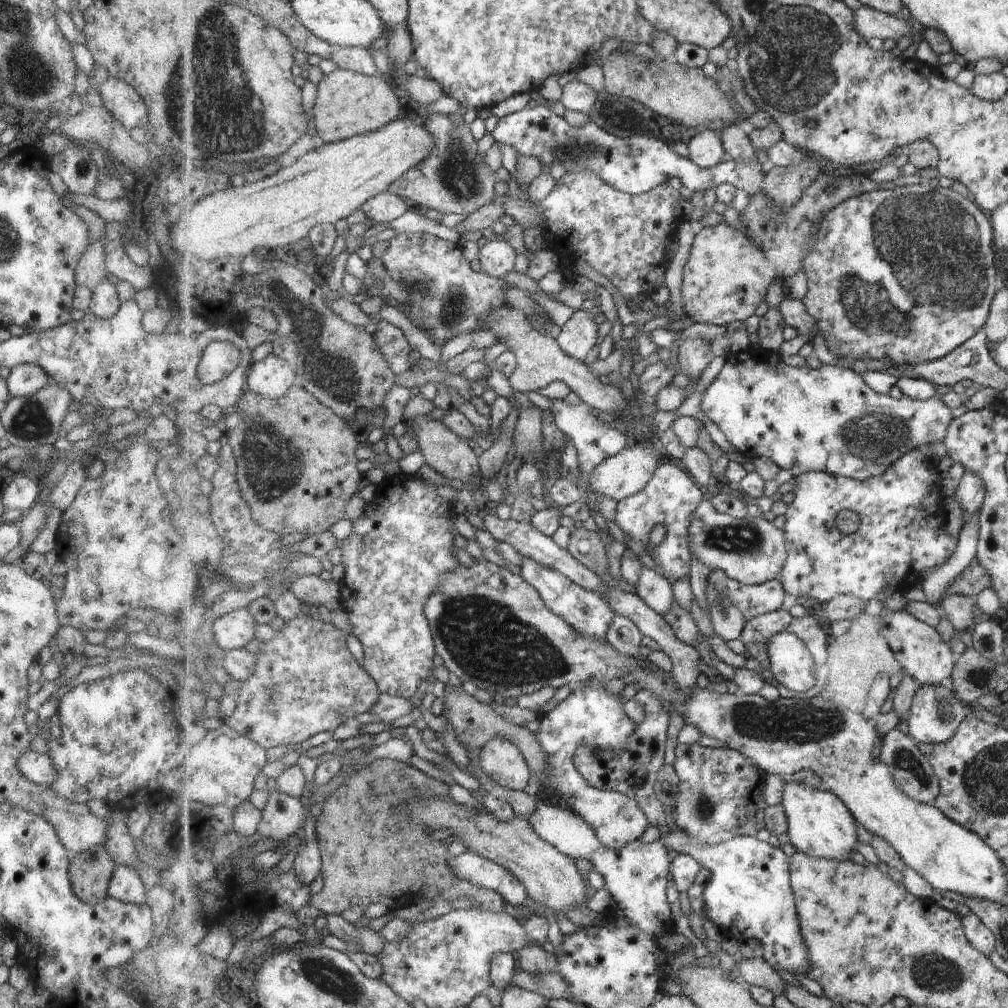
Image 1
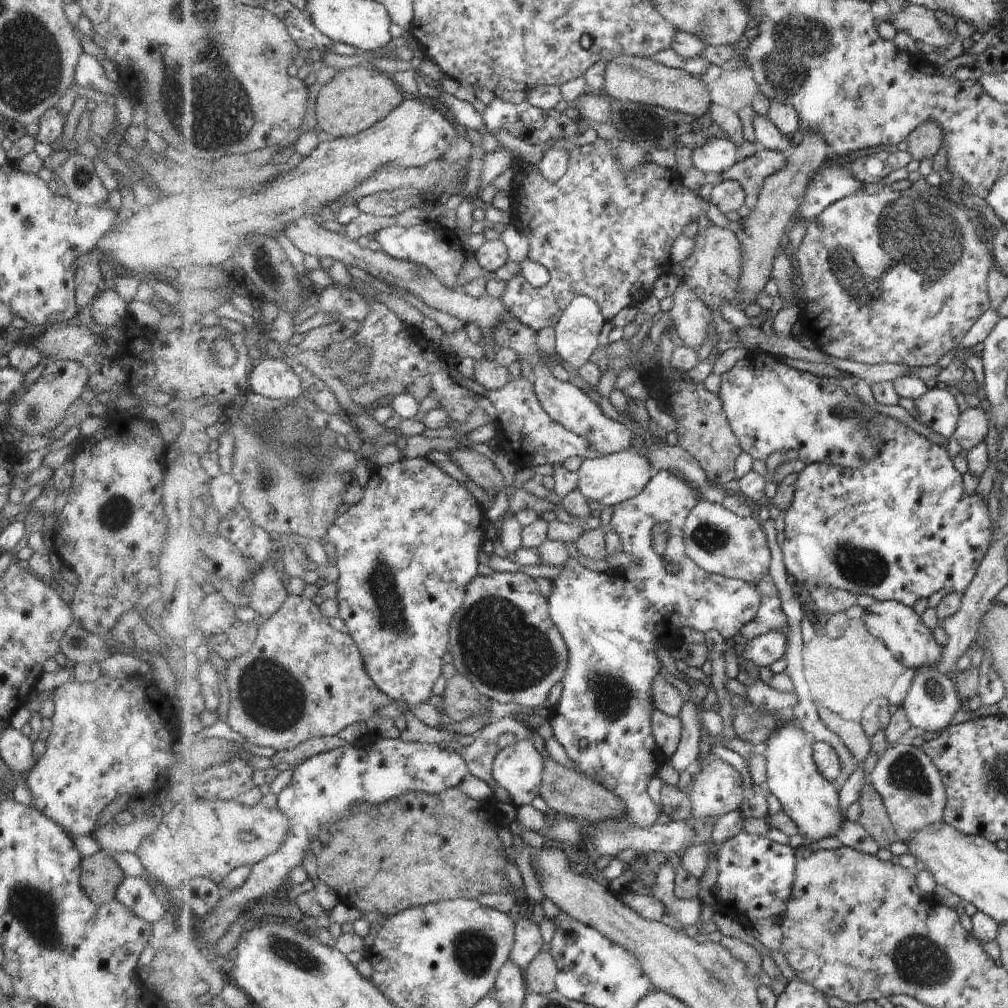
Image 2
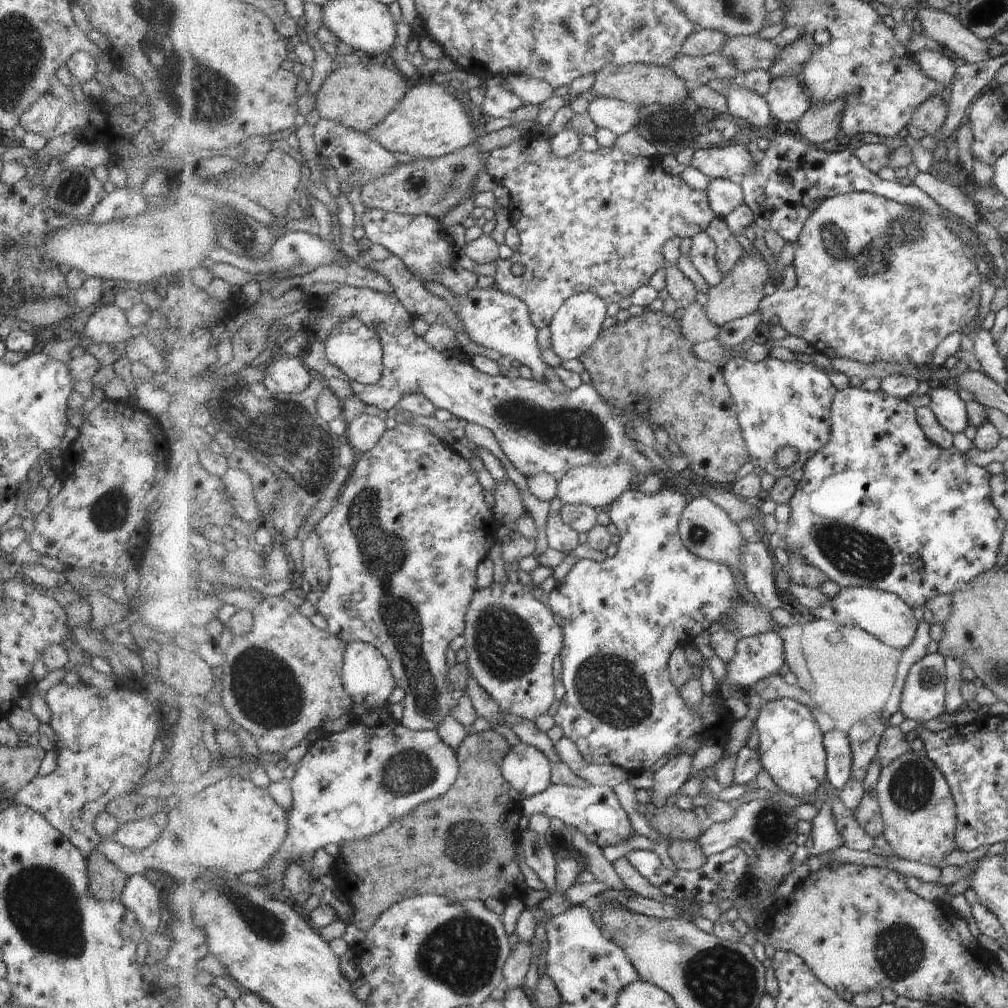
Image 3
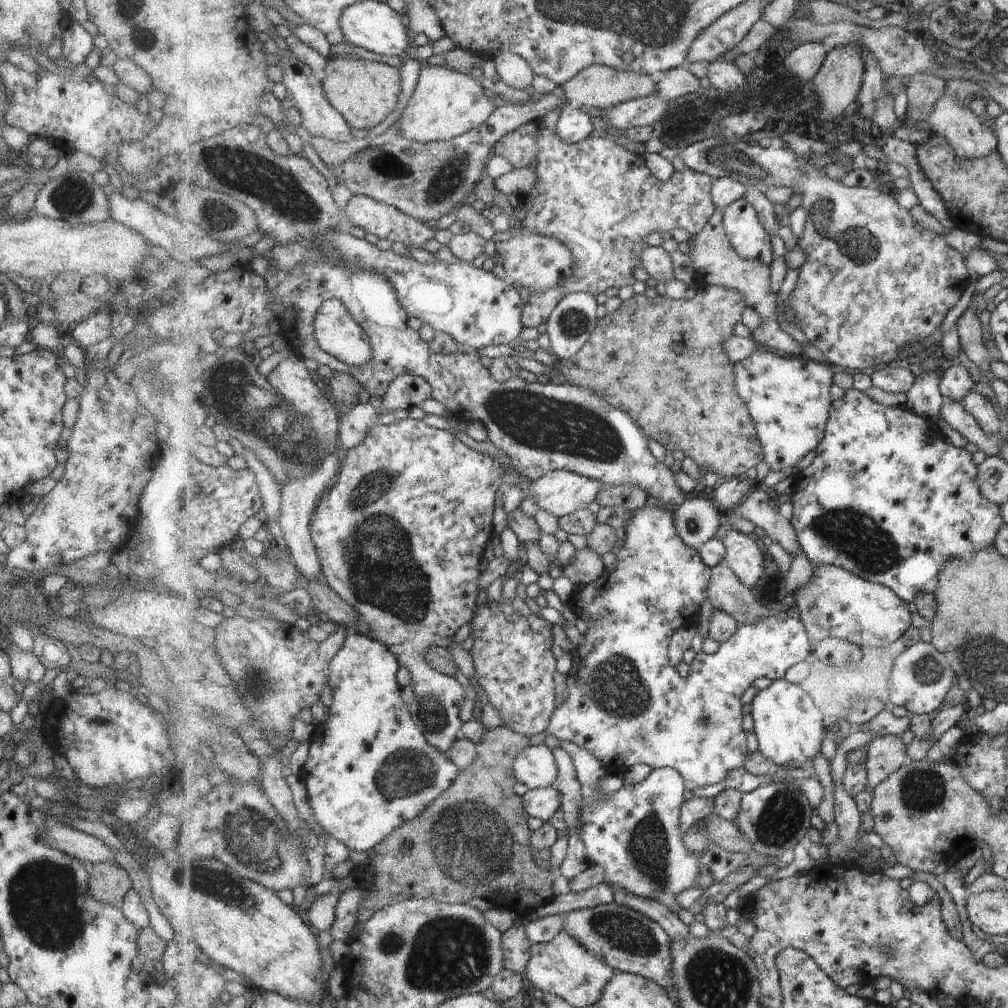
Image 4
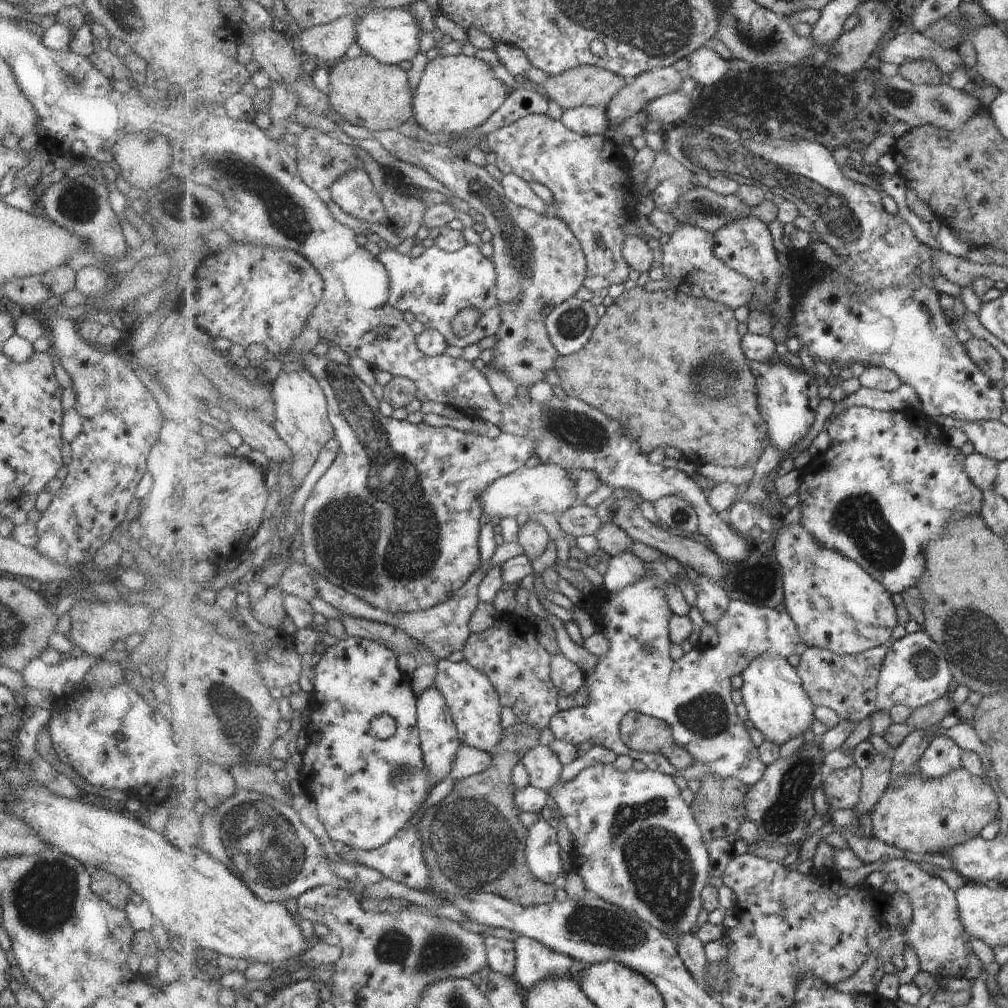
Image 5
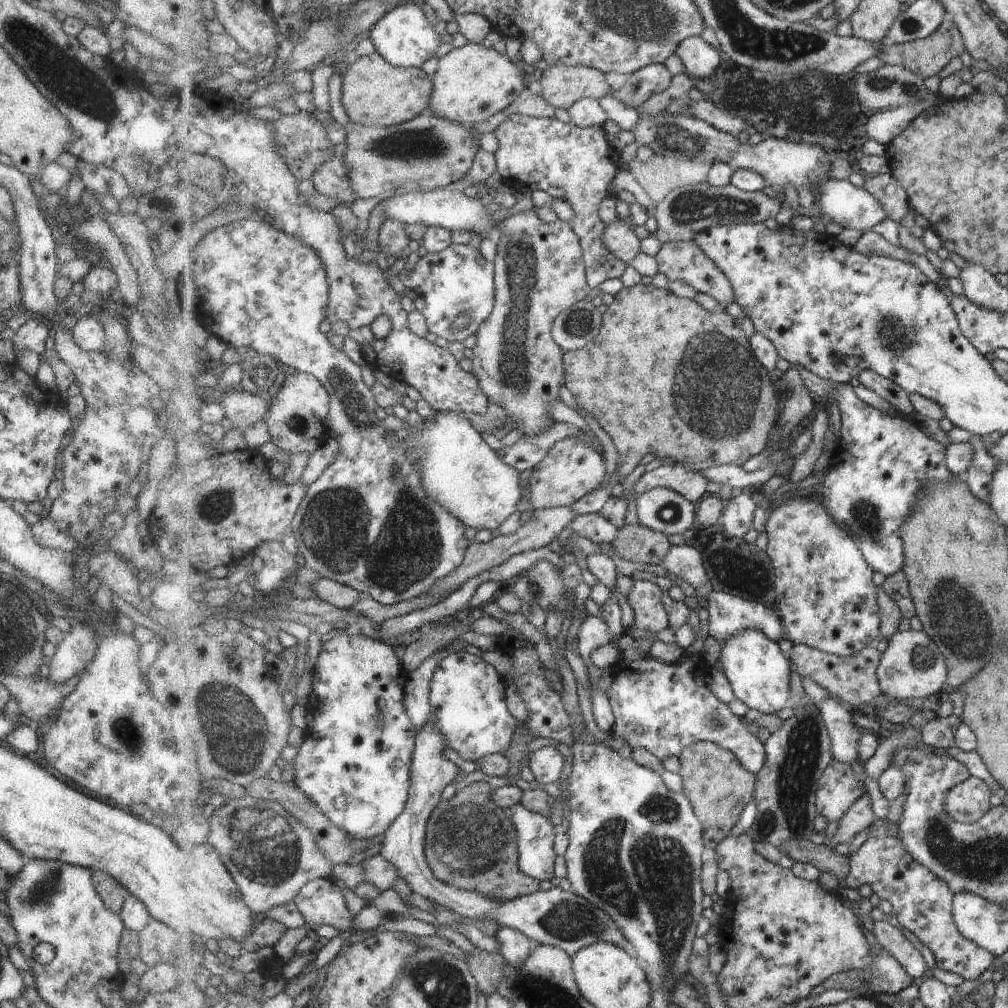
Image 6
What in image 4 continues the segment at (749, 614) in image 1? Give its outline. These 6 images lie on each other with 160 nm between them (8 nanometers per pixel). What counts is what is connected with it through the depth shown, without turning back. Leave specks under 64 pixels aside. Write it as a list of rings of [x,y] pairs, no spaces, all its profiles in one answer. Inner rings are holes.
[[[657,503],[655,505],[645,505],[637,510],[632,511],[632,517],[626,524],[626,537],[617,548],[617,566],[612,571],[605,571],[595,582],[590,582],[587,586],[576,587],[572,594],[575,603],[576,618],[583,619],[588,626],[588,631],[582,635],[580,643],[573,644],[567,634],[561,632],[559,626],[554,625],[552,633],[554,634],[554,642],[556,646],[568,653],[571,658],[571,666],[566,677],[567,688],[569,690],[568,697],[562,705],[559,705],[553,713],[552,721],[548,726],[548,733],[557,739],[569,740],[577,746],[587,749],[597,760],[600,760],[606,767],[615,764],[619,760],[625,760],[625,768],[631,768],[635,764],[647,764],[652,769],[662,769],[665,767],[675,768],[678,770],[687,784],[687,788],[695,790],[699,786],[709,786],[715,782],[721,782],[729,770],[733,768],[741,768],[745,764],[747,758],[747,732],[743,730],[743,704],[741,698],[745,694],[747,688],[751,688],[751,684],[755,684],[755,680],[763,678],[771,678],[776,681],[783,679],[787,674],[787,670],[793,664],[803,662],[812,652],[812,644],[808,630],[805,628],[801,619],[789,617],[786,621],[779,620],[776,616],[769,619],[762,619],[754,625],[739,625],[737,634],[734,634],[727,642],[720,645],[719,652],[714,655],[708,655],[705,652],[697,653],[691,662],[692,670],[686,679],[679,674],[679,671],[672,665],[669,658],[671,642],[673,635],[683,627],[691,626],[692,621],[699,616],[699,608],[701,604],[709,599],[708,593],[710,581],[712,580],[712,568],[703,564],[699,551],[684,543],[681,535],[677,532],[676,522],[674,521],[673,508]]]

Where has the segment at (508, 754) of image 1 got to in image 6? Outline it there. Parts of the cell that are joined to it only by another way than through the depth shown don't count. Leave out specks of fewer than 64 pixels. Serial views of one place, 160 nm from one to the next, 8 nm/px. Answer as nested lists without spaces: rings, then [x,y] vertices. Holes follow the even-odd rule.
[[[553,746],[543,747],[529,754],[527,767],[542,786],[558,782],[563,774],[565,760]]]

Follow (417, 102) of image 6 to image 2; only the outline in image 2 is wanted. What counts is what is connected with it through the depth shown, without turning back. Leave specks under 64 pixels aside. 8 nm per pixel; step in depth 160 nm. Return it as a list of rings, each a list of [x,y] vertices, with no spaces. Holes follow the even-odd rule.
[[[351,67],[339,71],[321,87],[316,98],[316,128],[327,139],[351,137],[388,118],[403,102],[402,91],[390,75],[376,69]]]

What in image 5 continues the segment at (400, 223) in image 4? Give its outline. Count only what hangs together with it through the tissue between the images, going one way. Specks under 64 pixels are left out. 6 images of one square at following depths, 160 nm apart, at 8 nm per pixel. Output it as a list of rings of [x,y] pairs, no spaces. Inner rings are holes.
[[[365,168],[341,176],[329,186],[331,199],[346,214],[365,222],[379,222],[388,226],[389,216],[380,195]]]

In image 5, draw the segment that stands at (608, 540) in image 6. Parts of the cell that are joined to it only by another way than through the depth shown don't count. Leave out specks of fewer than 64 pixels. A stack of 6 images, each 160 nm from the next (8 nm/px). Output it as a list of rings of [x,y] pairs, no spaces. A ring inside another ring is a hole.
[[[578,503],[557,516],[560,528],[568,535],[579,538],[595,535],[603,528],[603,520],[595,508]]]

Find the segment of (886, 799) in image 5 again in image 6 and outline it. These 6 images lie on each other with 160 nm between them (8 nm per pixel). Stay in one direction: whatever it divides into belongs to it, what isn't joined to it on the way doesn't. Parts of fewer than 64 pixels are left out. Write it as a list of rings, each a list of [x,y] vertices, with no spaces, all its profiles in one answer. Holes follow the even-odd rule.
[[[970,777],[966,782],[955,785],[947,794],[945,810],[957,822],[973,824],[989,810],[989,797],[987,786],[981,780]]]

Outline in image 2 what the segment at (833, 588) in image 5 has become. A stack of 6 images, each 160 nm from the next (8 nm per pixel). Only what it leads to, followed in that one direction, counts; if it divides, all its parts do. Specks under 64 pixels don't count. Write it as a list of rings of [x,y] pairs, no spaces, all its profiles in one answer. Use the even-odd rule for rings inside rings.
[[[895,600],[875,601],[871,606],[864,608],[862,619],[869,632],[883,640],[907,668],[919,672],[921,669],[938,668],[941,664],[945,648],[935,640],[934,632],[923,624],[921,616],[912,607]]]

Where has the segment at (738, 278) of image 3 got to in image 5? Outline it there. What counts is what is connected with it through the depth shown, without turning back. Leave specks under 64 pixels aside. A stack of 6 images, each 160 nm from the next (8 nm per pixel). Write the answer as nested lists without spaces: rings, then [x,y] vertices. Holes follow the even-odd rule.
[[[636,286],[633,289],[630,290],[624,290],[622,294],[617,297],[614,300],[614,303],[606,310],[606,313],[600,317],[600,322],[598,323],[598,326],[593,332],[593,336],[591,340],[589,340],[588,345],[583,348],[580,352],[577,352],[573,355],[567,355],[562,356],[560,355],[559,358],[557,358],[557,364],[554,368],[556,373],[559,376],[559,379],[561,379],[561,388],[564,390],[566,395],[573,396],[573,398],[579,398],[579,400],[583,400],[583,402],[587,402],[587,404],[591,404],[593,408],[601,408],[601,410],[605,410],[605,414],[609,414],[611,418],[615,418],[615,420],[619,420],[619,424],[627,430],[627,436],[629,438],[633,438],[639,446],[641,446],[641,450],[645,452],[645,454],[649,454],[650,452],[653,452],[656,448],[667,448],[669,446],[672,446],[678,450],[683,450],[682,457],[686,459],[689,463],[692,463],[693,465],[703,465],[703,464],[711,464],[711,465],[717,465],[719,467],[729,467],[733,466],[736,468],[744,468],[744,467],[751,467],[754,469],[754,467],[757,465],[757,462],[759,461],[759,458],[763,456],[765,453],[765,448],[769,446],[771,440],[769,440],[769,434],[767,434],[767,424],[765,424],[765,418],[761,416],[761,408],[759,407],[759,390],[757,389],[757,378],[755,377],[755,374],[753,374],[753,370],[751,369],[751,360],[747,358],[747,356],[744,356],[744,350],[741,345],[741,342],[743,342],[743,337],[739,336],[737,334],[737,318],[735,318],[735,312],[734,310],[731,310],[730,308],[727,308],[726,306],[723,306],[722,304],[719,304],[717,302],[713,302],[712,300],[709,300],[707,297],[702,298],[694,298],[693,296],[688,295],[687,289],[685,287],[680,287],[677,289],[668,289],[664,292],[657,291],[657,292],[648,292],[643,287]],[[641,334],[643,334],[643,338],[641,338]],[[643,342],[643,344],[641,344]],[[655,352],[655,354],[653,354]],[[711,356],[717,356],[717,358],[721,358],[721,360],[715,360],[717,364],[711,364],[711,366],[705,366],[705,364],[709,364],[709,360],[711,360]],[[619,364],[619,366],[617,366]],[[705,366],[705,368],[703,368]],[[703,368],[703,386],[707,388],[707,394],[703,392],[703,388],[701,388],[701,380],[699,380],[699,370]],[[727,390],[727,392],[725,392]],[[719,394],[719,396],[717,396]],[[709,396],[709,398],[707,398]],[[717,396],[717,398],[715,398]],[[621,406],[621,408],[619,408]],[[675,430],[675,432],[673,432]],[[683,444],[683,446],[681,446]]]

